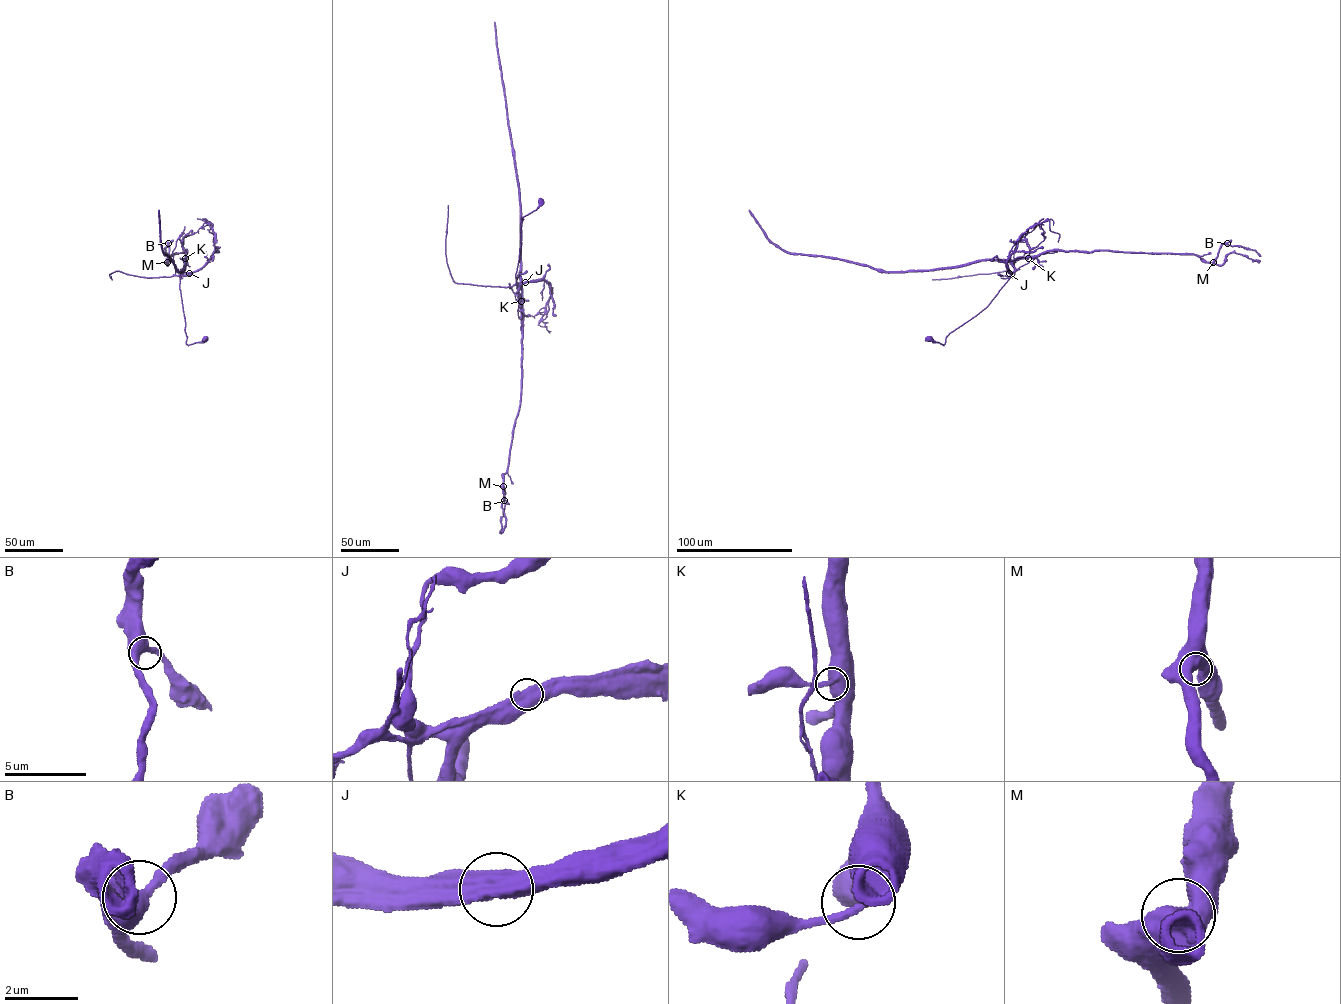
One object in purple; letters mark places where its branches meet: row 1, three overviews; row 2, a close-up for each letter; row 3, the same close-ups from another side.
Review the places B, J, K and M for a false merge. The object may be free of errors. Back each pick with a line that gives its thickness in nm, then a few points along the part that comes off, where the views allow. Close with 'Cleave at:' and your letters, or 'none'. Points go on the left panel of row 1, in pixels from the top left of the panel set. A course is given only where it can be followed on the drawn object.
J: 650 nm | (189, 273), (148, 277), (116, 271), (109, 274), (112, 280)
Cleave at: J

